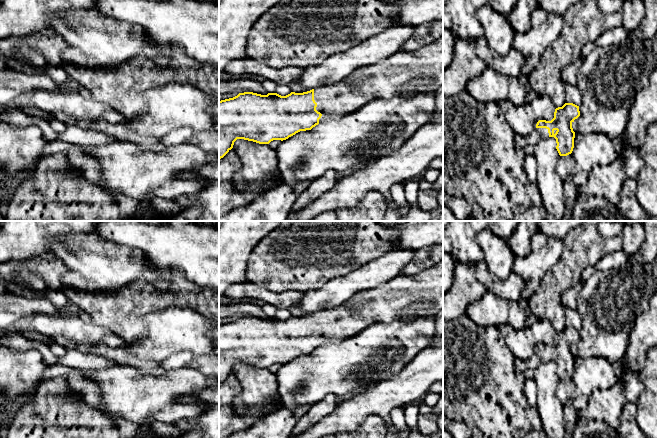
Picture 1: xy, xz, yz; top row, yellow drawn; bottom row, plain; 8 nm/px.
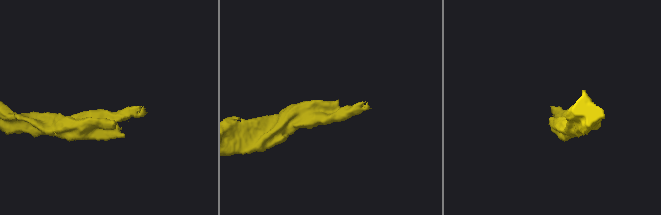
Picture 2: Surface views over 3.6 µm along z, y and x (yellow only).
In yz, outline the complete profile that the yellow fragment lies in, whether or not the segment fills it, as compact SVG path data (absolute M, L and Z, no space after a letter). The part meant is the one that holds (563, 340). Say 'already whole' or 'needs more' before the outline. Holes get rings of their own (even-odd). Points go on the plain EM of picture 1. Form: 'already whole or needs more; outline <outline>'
needs more; outline M565 327L555 333L554 342L551 345L539 344L534 354L541 362L554 361L556 373L560 380L567 380L574 372L575 356L572 347L580 340L579 330L573 327Z

